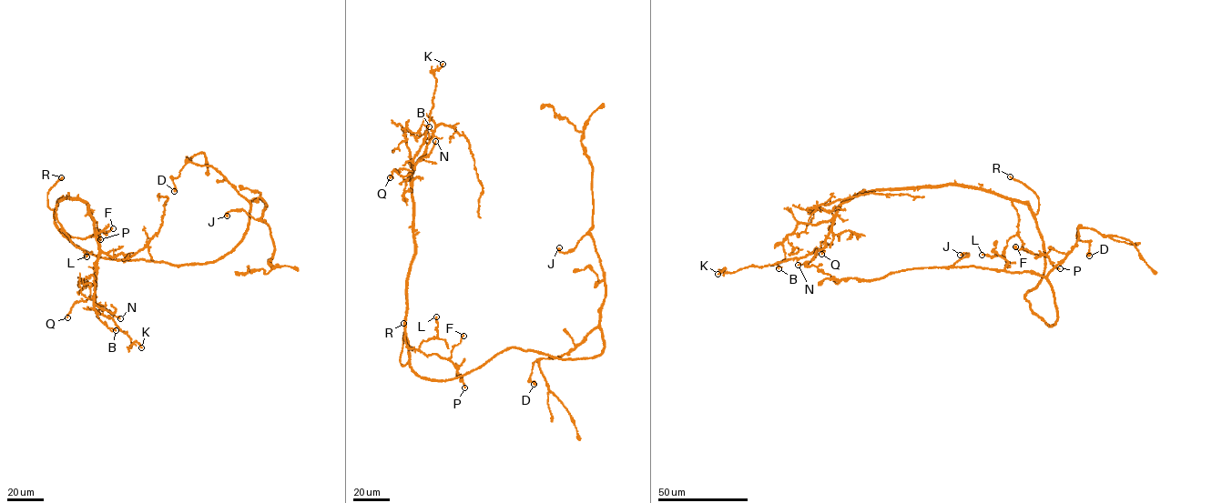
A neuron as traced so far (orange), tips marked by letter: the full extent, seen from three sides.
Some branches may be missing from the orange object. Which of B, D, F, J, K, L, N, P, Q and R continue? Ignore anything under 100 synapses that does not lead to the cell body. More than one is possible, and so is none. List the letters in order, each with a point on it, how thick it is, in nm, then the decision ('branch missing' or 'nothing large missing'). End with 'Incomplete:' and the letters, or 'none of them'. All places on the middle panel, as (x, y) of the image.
B: place (429, 126); calibre 90 nm; nothing large missing
D: place (534, 384); calibre 700 nm; nothing large missing
F: place (463, 336); calibre 440 nm; nothing large missing
J: place (559, 247); calibre 480 nm; nothing large missing
K: place (442, 64); calibre 120 nm; nothing large missing
L: place (436, 316); calibre 180 nm; nothing large missing
N: place (435, 141); calibre 140 nm; nothing large missing
P: place (464, 387); calibre 160 nm; nothing large missing
Q: place (390, 177); calibre 360 nm; nothing large missing
R: place (403, 323); calibre 190 nm; branch missing
Incomplete: R

